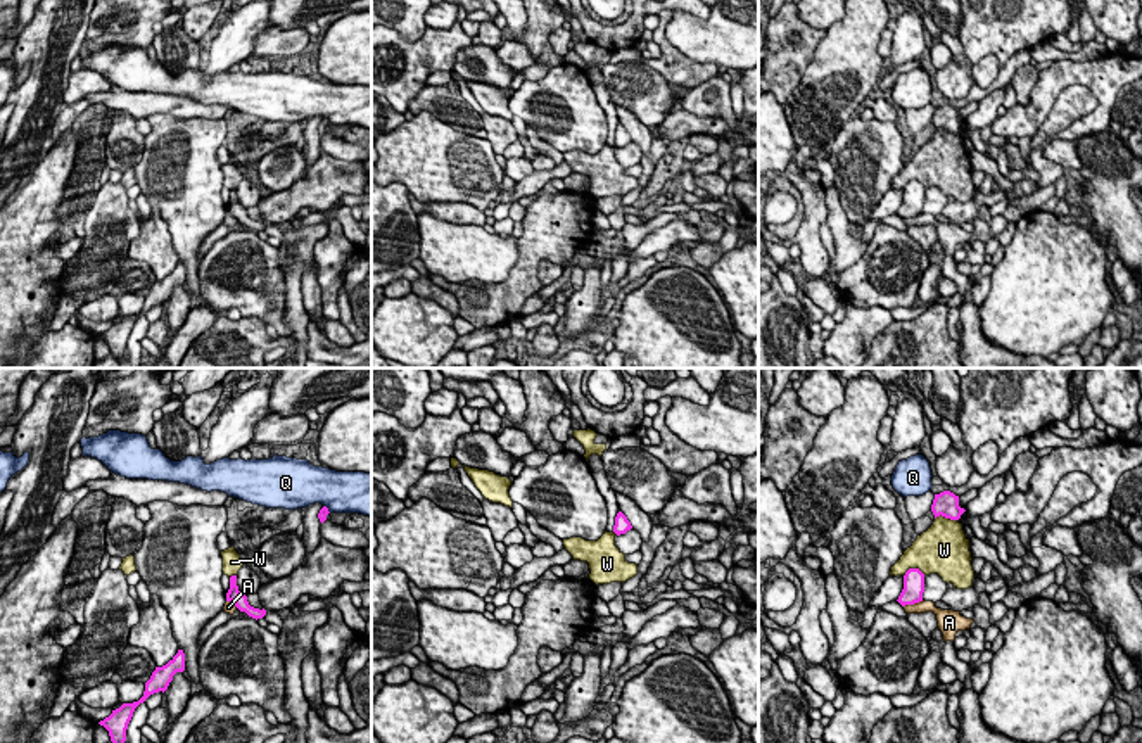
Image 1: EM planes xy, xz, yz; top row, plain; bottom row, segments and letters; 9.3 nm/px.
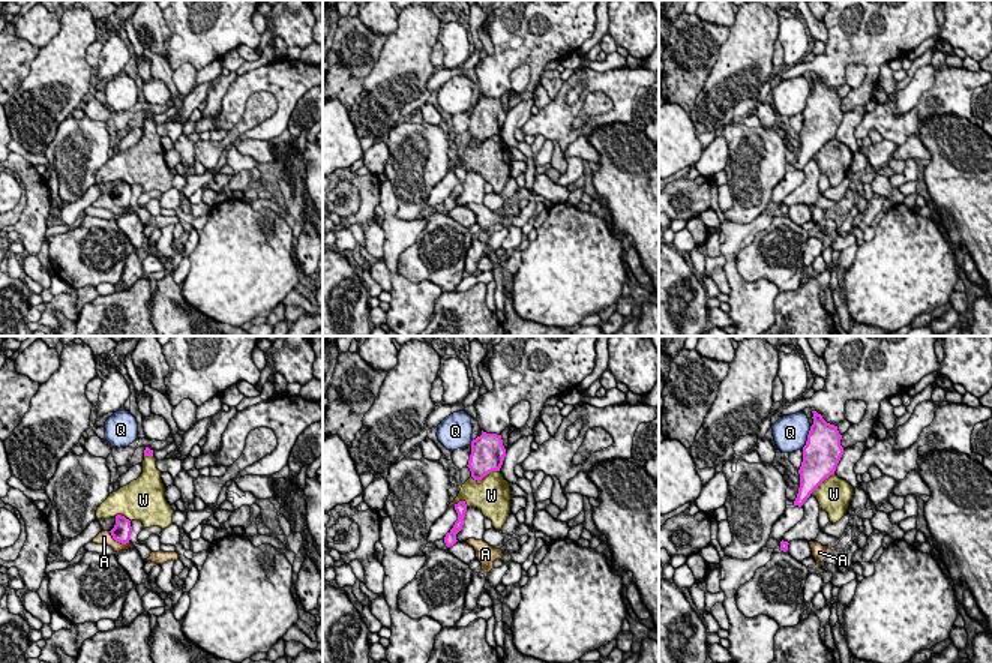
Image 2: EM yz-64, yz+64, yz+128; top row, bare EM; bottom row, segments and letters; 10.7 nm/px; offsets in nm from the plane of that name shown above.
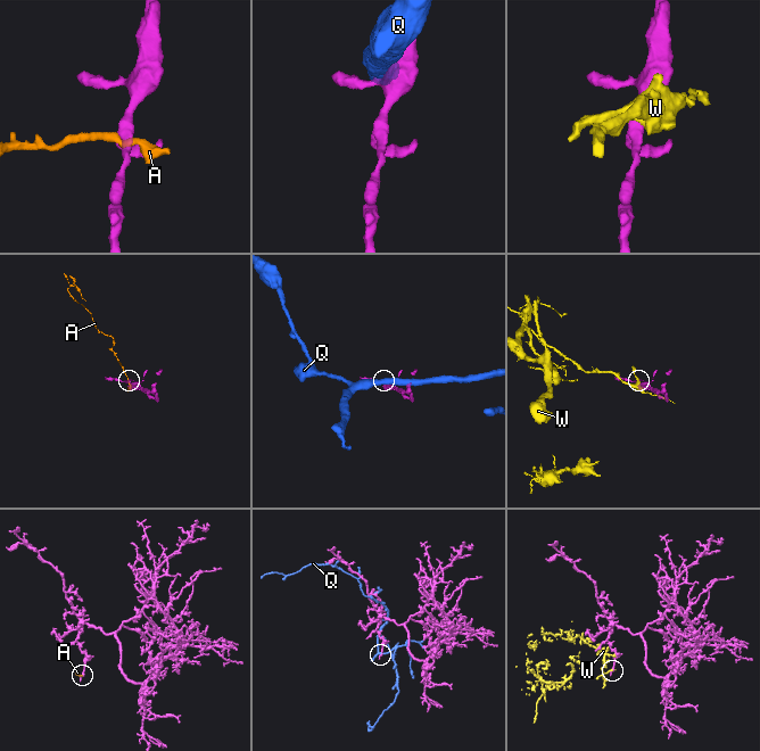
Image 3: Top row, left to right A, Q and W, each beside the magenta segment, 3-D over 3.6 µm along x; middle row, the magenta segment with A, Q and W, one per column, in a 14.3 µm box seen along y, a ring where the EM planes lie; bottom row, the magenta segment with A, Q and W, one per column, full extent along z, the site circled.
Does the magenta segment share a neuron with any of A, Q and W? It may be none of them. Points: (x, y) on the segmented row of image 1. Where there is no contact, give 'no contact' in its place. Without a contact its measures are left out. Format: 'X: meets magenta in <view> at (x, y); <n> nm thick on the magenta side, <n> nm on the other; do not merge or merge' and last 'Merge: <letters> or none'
A: meets magenta in yz at (913, 603); 190 nm thick on the magenta side, 120 nm on the other; do not merge
Q: meets magenta in xy at (327, 508); 90 nm thick on the magenta side, 380 nm on the other; do not merge
W: meets magenta in yz at (914, 569); 190 nm thick on the magenta side, 420 nm on the other; do not merge
Merge: none

